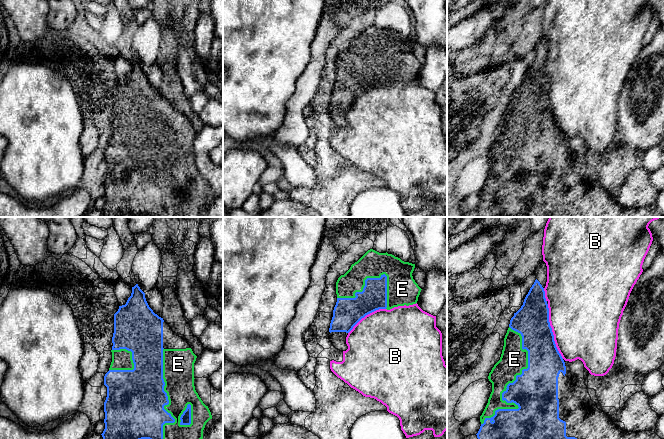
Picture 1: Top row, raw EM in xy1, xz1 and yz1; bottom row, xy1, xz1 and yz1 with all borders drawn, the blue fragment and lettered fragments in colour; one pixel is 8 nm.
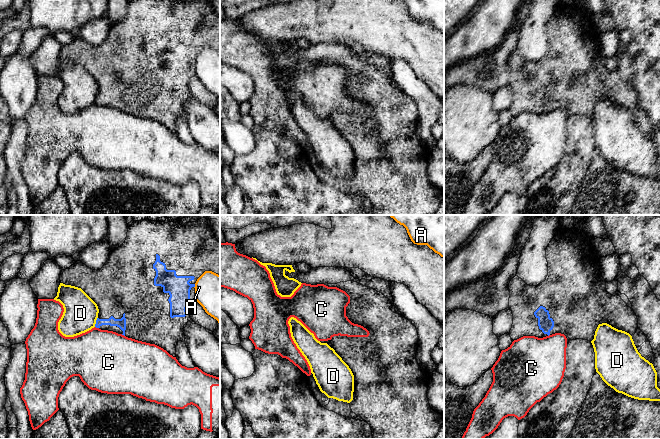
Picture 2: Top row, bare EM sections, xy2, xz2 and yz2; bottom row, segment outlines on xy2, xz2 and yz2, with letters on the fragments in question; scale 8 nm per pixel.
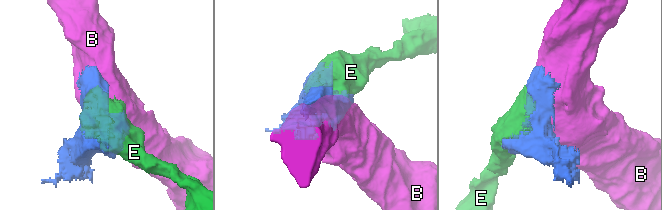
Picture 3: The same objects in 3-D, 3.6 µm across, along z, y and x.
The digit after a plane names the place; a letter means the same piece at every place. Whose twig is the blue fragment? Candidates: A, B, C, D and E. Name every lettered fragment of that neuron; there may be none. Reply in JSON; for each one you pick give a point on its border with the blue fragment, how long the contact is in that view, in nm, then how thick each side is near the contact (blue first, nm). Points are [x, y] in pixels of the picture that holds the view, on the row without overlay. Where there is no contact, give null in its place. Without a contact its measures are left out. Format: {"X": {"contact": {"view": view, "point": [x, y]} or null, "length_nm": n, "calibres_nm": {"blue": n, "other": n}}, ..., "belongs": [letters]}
{"E": {"contact": {"view": "yz1", "point": [507, 161]}, "length_nm": 800, "calibres_nm": {"blue": 360, "other": 220}}, "belongs": ["E"]}

